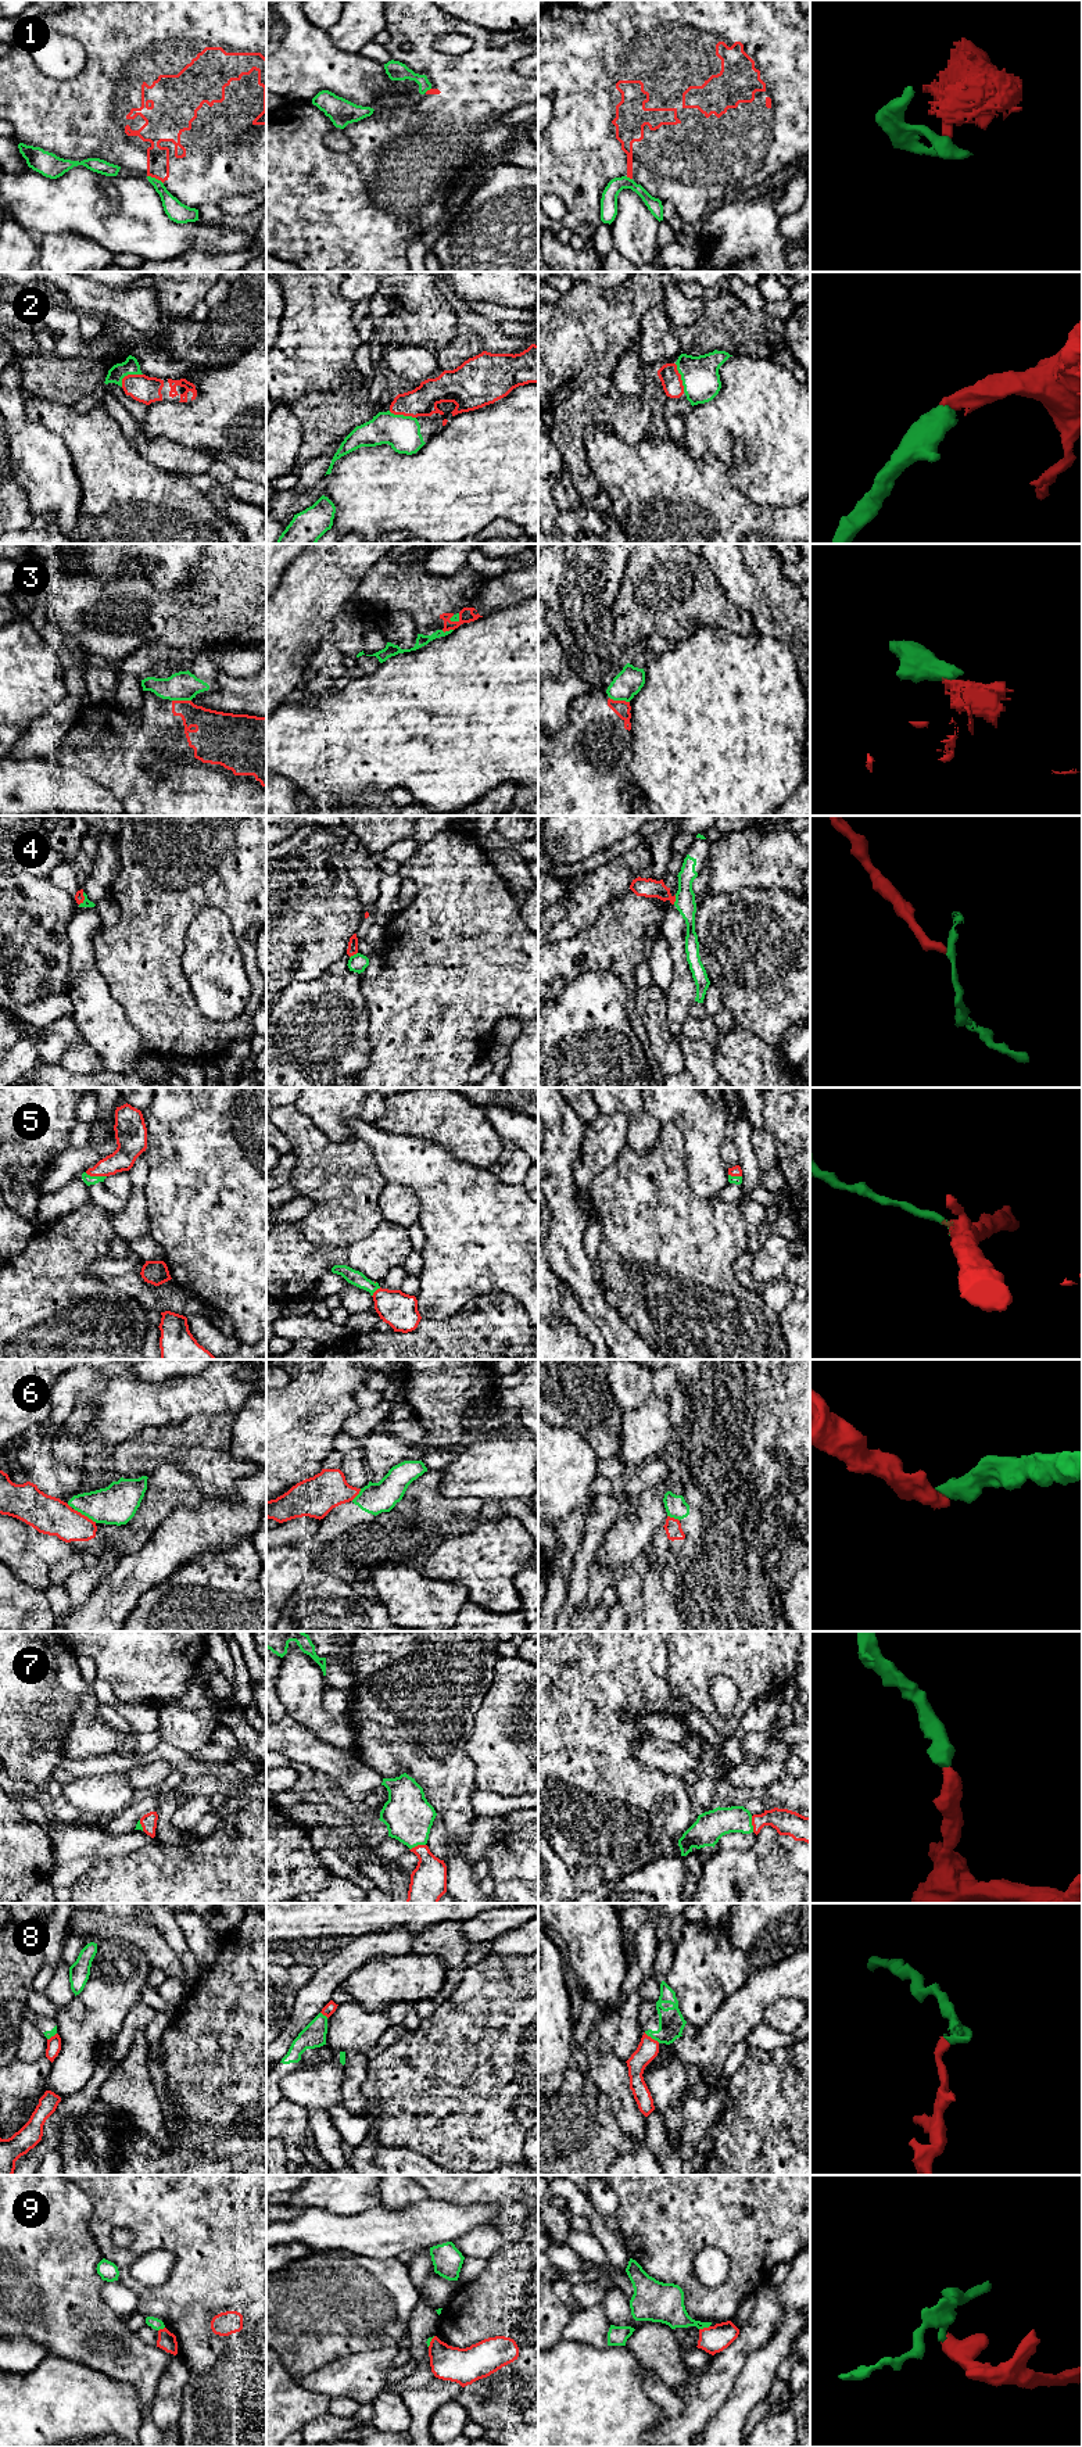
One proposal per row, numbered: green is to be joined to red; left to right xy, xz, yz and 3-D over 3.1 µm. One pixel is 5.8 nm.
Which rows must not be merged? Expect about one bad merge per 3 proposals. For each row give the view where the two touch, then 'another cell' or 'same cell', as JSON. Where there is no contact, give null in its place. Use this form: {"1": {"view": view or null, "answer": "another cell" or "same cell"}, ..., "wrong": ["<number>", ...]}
{"1": {"view": "xy", "answer": "another cell"}, "2": {"view": "yz", "answer": "same cell"}, "3": {"view": "yz", "answer": "another cell"}, "4": {"view": "yz", "answer": "same cell"}, "5": {"view": "xy", "answer": "same cell"}, "6": {"view": "xy", "answer": "another cell"}, "7": {"view": "xz", "answer": "same cell"}, "8": {"view": "yz", "answer": "another cell"}, "9": {"view": "yz", "answer": "another cell"}, "wrong": ["1", "3", "6", "8", "9"]}

